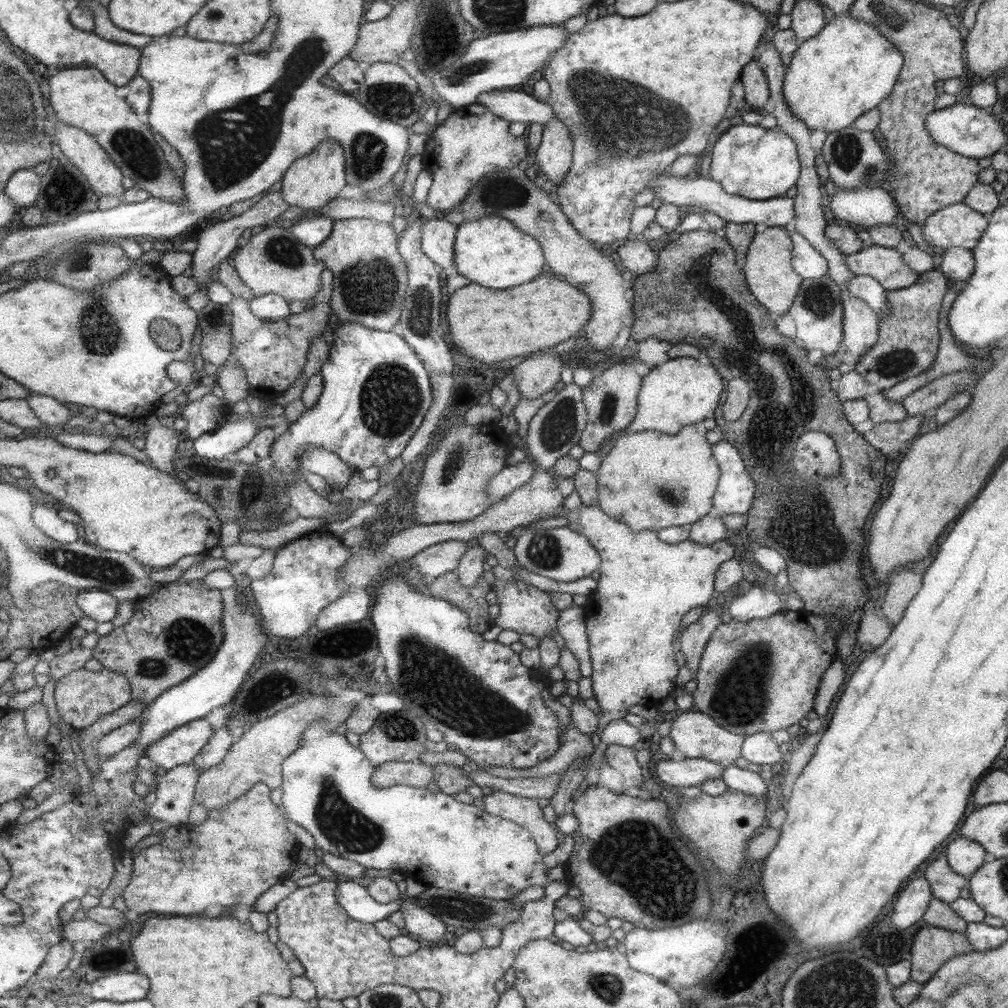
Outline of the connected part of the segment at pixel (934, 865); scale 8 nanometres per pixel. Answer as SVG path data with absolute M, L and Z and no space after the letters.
M944 854L924 866L921 872L931 888L932 895L941 902L953 903L956 898L959 898L961 889L967 888L968 880L949 868Z

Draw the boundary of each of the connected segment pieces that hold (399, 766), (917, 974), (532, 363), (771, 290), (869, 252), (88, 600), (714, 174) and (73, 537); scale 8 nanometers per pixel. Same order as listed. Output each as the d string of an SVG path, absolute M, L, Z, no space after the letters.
M396 761L376 768L373 785L377 788L392 790L397 785L425 788L435 782L434 766L421 762Z
M923 924L914 935L910 948L910 979L923 985L947 959L971 951L972 943L964 933Z
M543 349L538 353L532 353L512 369L520 398L537 400L543 394L551 392L553 386L561 380L563 366L561 352Z
M781 225L765 227L753 236L746 256L740 262L745 284L752 296L771 316L787 313L803 280L792 268L792 239L788 236L789 227Z
M864 245L859 252L843 256L843 261L854 276L869 276L884 290L908 288L919 279L919 274L903 264L901 253L893 247Z
M94 588L80 591L79 606L86 616L97 622L109 622L117 616L118 598L105 589Z
M745 123L733 125L719 134L711 144L708 150L711 159L707 176L711 180L717 181L717 184L721 184L724 191L733 196L742 196L749 200L769 200L781 197L800 176L800 160L797 160L798 154L795 154L795 145L792 137L777 130L777 126L766 129Z
M47 505L36 507L32 514L36 525L51 538L64 543L75 542L79 538L79 530L73 522L67 522L57 514L57 508Z

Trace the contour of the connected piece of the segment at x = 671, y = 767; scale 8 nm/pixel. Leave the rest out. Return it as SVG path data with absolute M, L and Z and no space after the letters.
M669 758L655 766L655 776L661 785L669 789L679 790L688 786L699 786L705 780L721 778L725 768L701 758L676 760Z

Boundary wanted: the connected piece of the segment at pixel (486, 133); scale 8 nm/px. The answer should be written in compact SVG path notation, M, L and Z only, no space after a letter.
M479 103L456 108L442 125L431 133L427 150L423 156L423 165L425 169L433 173L434 183L430 188L428 199L429 213L446 214L447 211L462 205L467 198L469 189L481 178L508 168L517 166L523 159L531 159L529 147L525 138L516 137L510 128L510 122L493 114L487 106Z

